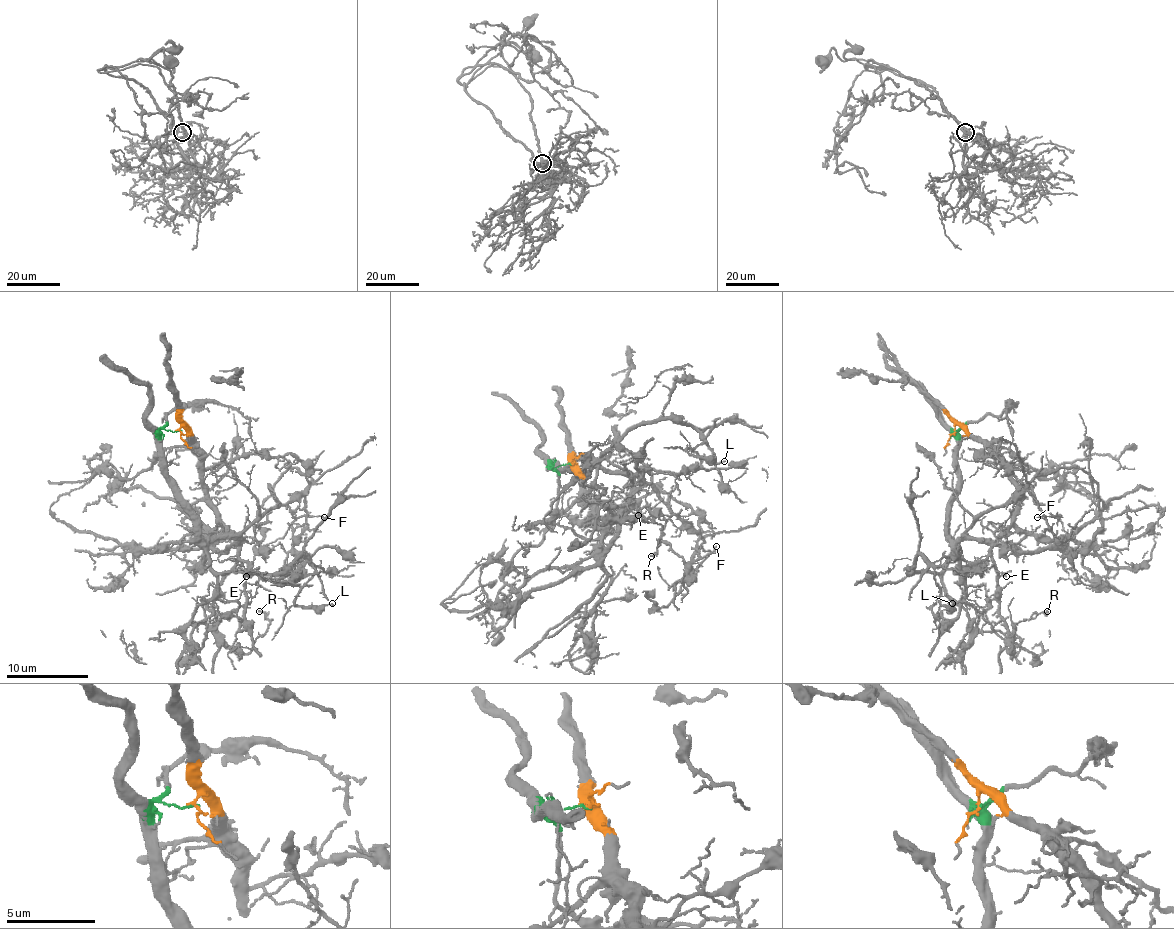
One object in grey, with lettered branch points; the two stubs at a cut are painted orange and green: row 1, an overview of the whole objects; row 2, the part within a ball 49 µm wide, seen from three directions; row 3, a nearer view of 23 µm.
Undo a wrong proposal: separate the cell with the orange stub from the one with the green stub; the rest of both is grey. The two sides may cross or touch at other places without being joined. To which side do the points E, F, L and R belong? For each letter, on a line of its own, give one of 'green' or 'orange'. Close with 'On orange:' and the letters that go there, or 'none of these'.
E: orange
F: green
L: green
R: orange
On orange: E, R

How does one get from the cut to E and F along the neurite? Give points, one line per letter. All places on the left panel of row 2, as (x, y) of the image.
E: (179, 430), (181, 424), (187, 443), (201, 461), (207, 504), (238, 541), (236, 572), (246, 576)
F: (179, 430), (160, 434), (160, 471), (205, 539), (238, 535), (279, 504), (269, 486), (294, 516), (324, 516)

